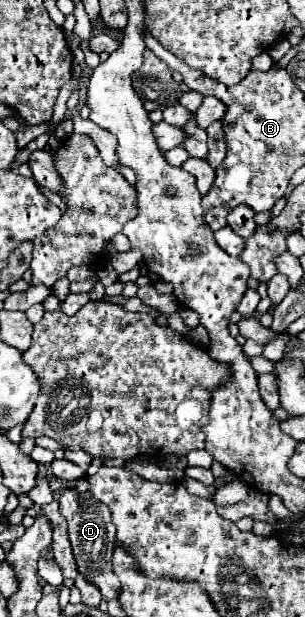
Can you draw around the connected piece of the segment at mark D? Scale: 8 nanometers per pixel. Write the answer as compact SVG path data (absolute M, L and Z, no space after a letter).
M74 489L64 491L60 495L58 503L60 503L60 513L68 521L70 543L72 543L72 551L74 551L74 559L76 559L80 575L88 583L92 583L100 589L102 599L106 599L106 601L116 599L120 593L120 581L112 571L112 553L114 553L112 539L116 537L116 531L114 531L114 525L110 521L110 509L104 503L90 497L88 491L78 493Z

